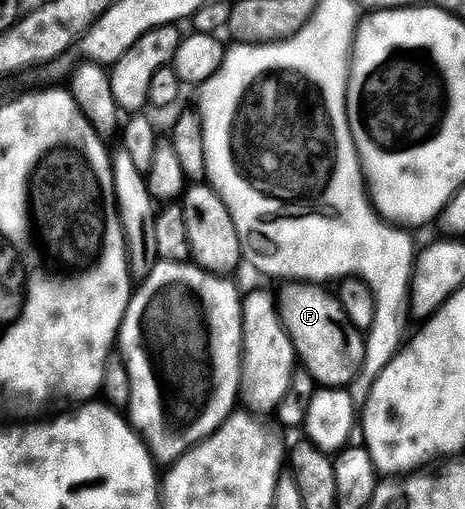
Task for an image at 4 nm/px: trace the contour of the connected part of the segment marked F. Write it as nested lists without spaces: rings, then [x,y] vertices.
[[[287,282],[282,285],[283,289],[278,289],[277,303],[279,306],[279,317],[289,334],[289,338],[295,347],[295,354],[298,363],[316,380],[316,385],[325,388],[346,389],[359,376],[363,369],[363,363],[367,357],[367,345],[364,333],[359,329],[351,327],[347,320],[338,299],[334,295],[327,293],[326,287],[317,284],[304,284],[302,282]]]

